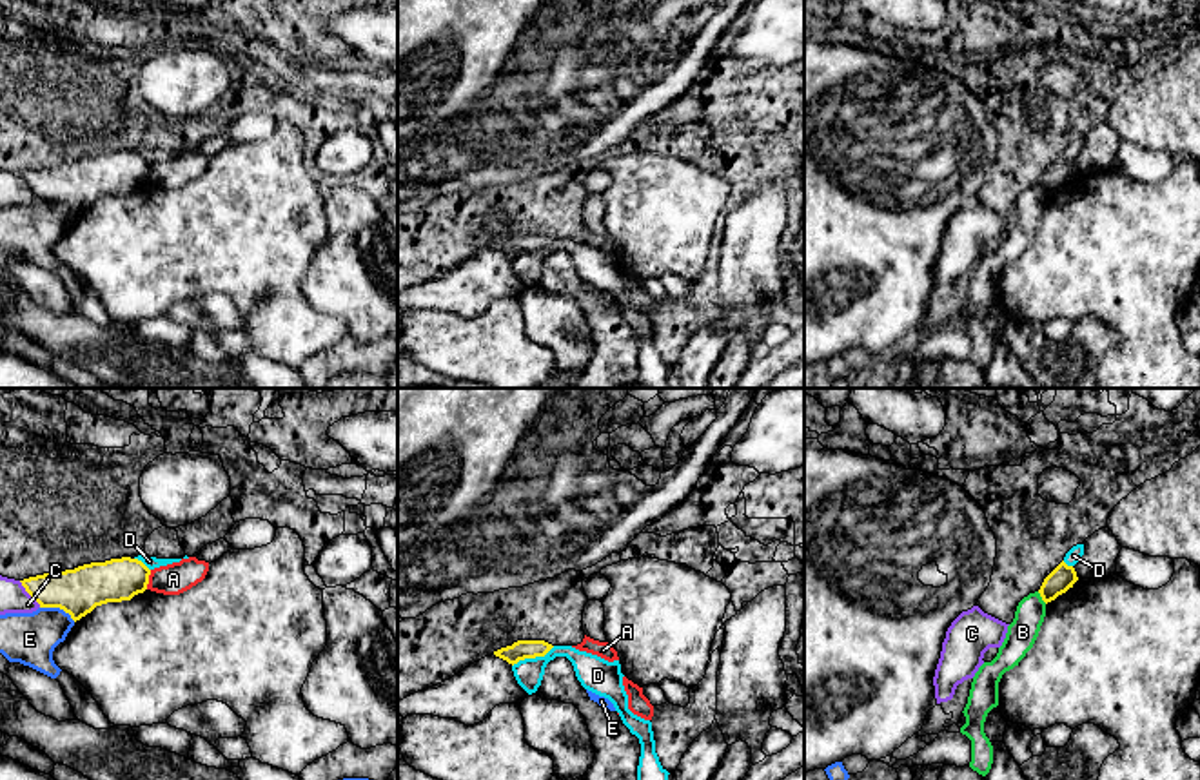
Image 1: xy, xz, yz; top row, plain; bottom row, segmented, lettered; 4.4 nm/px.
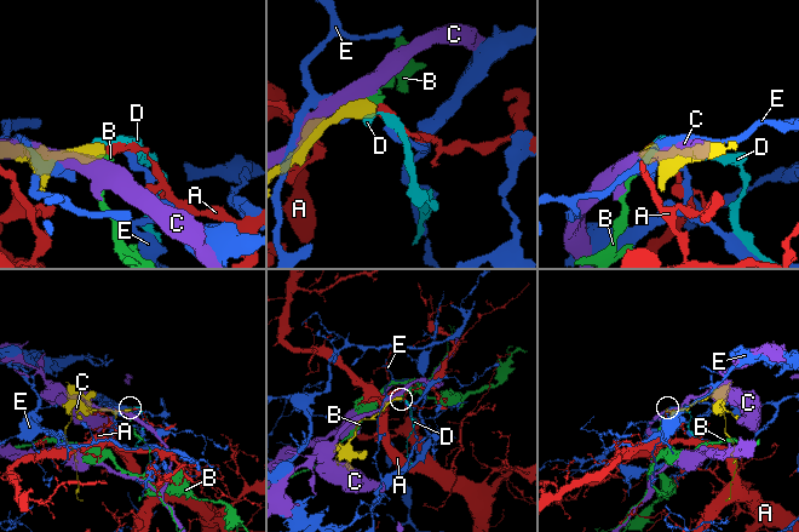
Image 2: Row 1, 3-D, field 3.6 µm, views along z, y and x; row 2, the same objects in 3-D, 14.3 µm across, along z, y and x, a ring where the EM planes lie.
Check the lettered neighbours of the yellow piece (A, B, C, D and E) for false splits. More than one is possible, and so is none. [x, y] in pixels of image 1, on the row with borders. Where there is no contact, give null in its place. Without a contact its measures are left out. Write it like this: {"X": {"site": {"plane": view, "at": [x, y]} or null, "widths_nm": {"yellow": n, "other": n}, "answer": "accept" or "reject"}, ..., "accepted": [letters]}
{"A": {"site": {"plane": "xy", "at": [147, 579]}, "widths_nm": {"yellow": 190, "other": 140}, "answer": "reject"}, "B": {"site": {"plane": "yz", "at": [1041, 595]}, "widths_nm": {"yellow": 110, "other": 140}, "answer": "reject"}, "C": {"site": {"plane": "xy", "at": [28, 592]}, "widths_nm": {"yellow": 200, "other": 130}, "answer": "reject"}, "D": {"site": {"plane": "xz", "at": [532, 657]}, "widths_nm": {"yellow": 90, "other": 130}, "answer": "reject"}, "E": {"site": {"plane": "xy", "at": [59, 606]}, "widths_nm": {"yellow": 200, "other": 220}, "answer": "reject"}, "accepted": []}

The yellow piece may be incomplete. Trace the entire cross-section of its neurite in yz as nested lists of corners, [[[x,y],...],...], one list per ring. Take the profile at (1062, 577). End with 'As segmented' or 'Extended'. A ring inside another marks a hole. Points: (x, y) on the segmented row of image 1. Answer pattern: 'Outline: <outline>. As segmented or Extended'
Outline: [[[1064,561],[1044,579],[1038,593],[1048,604],[1058,595],[1066,593],[1078,580],[1073,566],[1067,566]]]. As segmented

